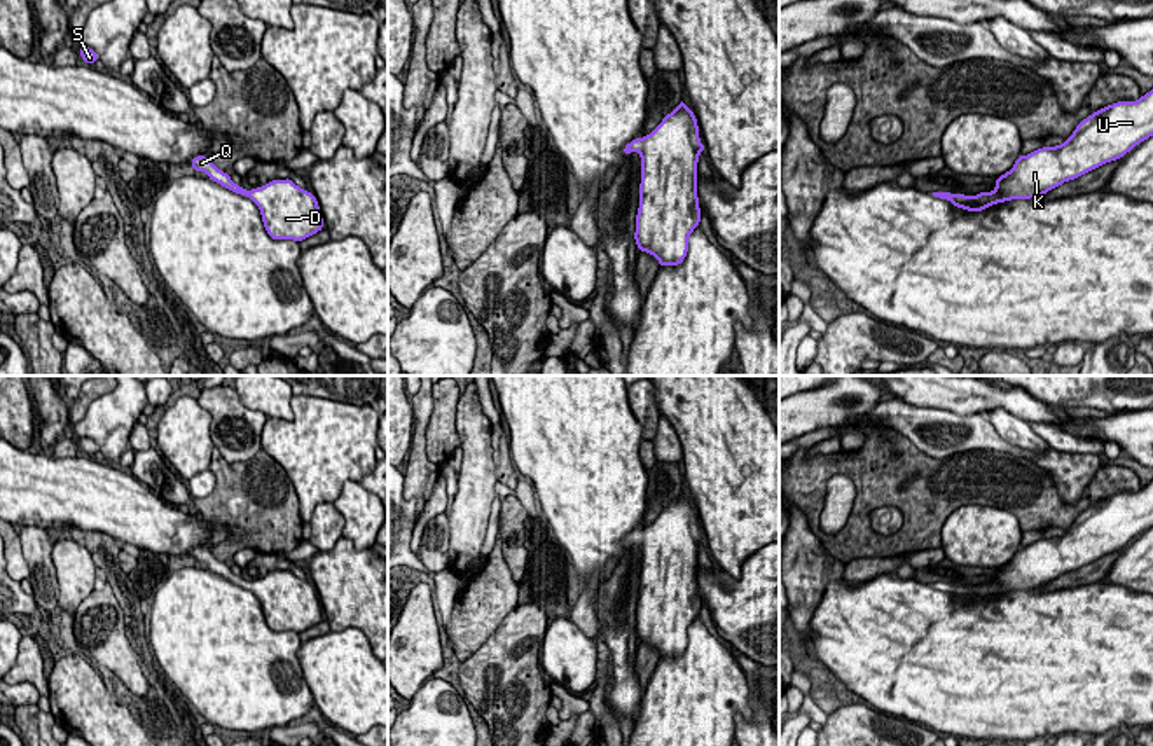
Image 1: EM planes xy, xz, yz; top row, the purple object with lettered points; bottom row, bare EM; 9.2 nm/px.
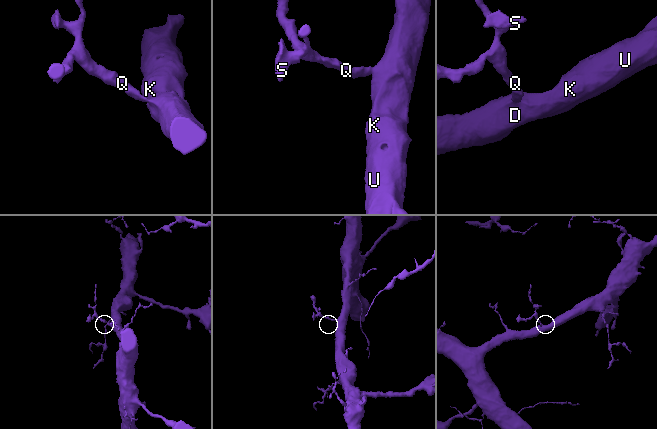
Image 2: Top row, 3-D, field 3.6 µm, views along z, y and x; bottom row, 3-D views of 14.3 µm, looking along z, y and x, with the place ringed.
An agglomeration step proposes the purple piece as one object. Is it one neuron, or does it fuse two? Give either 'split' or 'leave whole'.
leave whole

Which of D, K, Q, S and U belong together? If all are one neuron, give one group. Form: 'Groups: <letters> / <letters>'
Groups: D K Q S U

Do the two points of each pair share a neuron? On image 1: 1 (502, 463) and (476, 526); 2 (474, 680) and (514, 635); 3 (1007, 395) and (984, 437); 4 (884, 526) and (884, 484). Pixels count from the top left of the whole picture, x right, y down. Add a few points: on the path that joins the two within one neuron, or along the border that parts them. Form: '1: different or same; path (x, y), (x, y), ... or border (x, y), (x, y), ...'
1: different; border (490, 437), (495, 476), (498, 479)
2: same; path (484, 670), (507, 645)
3: different; border (945, 409), (956, 414), (986, 414)
4: different; border (869, 512), (879, 507), (895, 507), (904, 523)

